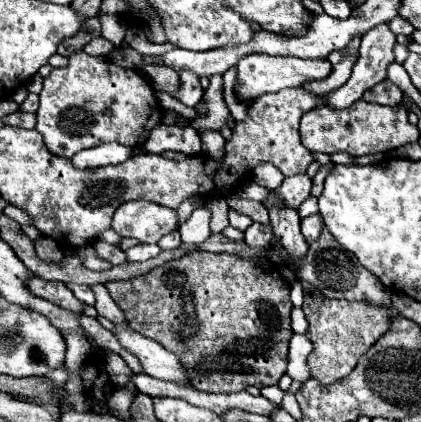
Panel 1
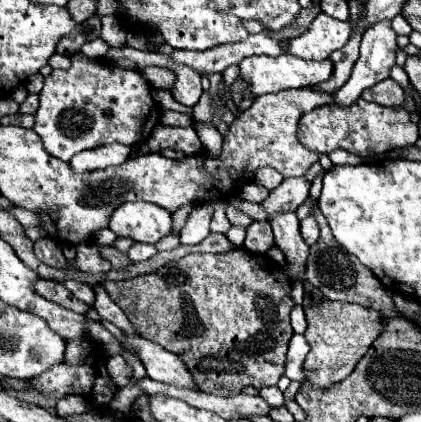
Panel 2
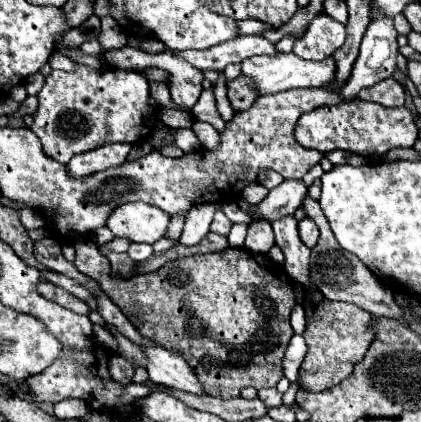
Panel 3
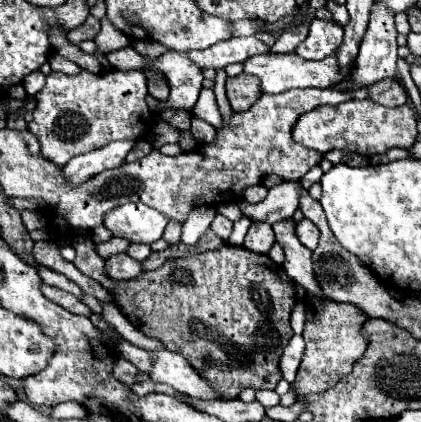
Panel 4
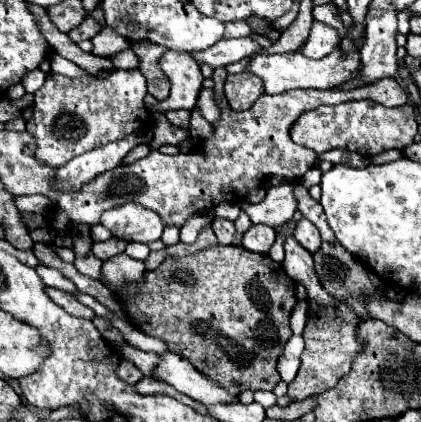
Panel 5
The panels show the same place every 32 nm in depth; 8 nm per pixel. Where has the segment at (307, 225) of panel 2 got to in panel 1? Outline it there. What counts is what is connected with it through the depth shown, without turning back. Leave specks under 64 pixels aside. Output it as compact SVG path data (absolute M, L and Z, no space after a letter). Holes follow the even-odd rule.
M312 214L312 216L308 216L308 218L302 220L300 226L302 226L302 234L304 234L304 238L306 238L308 244L312 244L320 236L320 232L322 232L320 224L322 222L320 222L320 218L316 214Z

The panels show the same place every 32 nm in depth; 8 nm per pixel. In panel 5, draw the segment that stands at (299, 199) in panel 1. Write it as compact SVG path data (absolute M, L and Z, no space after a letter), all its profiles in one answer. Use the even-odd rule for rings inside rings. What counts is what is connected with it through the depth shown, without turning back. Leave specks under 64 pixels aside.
M282 184L278 188L268 188L268 194L262 202L258 204L246 202L242 208L250 214L252 224L268 224L276 228L292 220L292 214L296 210L296 198L292 194L292 186Z

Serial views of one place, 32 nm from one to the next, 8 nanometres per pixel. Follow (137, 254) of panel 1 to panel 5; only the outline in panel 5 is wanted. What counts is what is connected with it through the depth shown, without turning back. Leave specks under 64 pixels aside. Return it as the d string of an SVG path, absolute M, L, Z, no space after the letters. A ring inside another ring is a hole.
M128 242L126 246L126 252L132 256L132 258L138 258L138 260L146 260L148 258L148 246L146 244L138 244L138 242Z

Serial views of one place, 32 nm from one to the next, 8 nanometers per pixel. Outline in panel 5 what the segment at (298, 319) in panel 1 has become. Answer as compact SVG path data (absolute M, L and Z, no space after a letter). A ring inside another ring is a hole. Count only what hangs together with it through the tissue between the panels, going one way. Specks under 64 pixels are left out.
M300 300L300 302L296 302L296 306L292 310L292 316L290 316L292 332L294 334L302 334L304 326L306 326L306 320L308 320L308 302Z

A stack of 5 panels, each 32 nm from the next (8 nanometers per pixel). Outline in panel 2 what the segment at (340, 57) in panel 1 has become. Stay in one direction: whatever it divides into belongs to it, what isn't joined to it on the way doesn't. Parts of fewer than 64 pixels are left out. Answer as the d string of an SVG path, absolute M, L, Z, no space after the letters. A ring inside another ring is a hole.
M356 28L356 32L352 34L352 40L348 40L348 44L344 48L330 54L330 60L334 62L334 74L332 74L330 80L316 86L316 90L332 94L332 92L336 92L336 88L340 88L348 80L348 76L352 72L352 66L358 58L358 46L360 46L360 38L362 38L364 30L366 28Z

